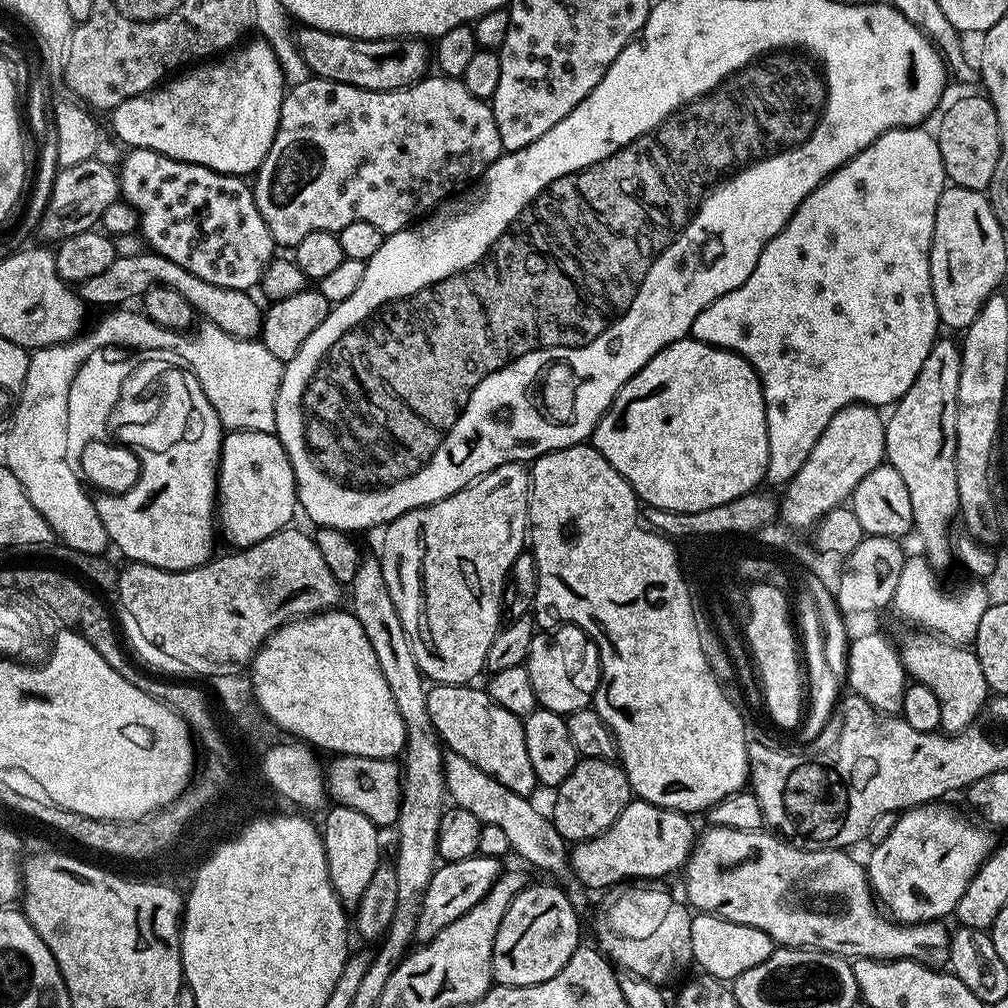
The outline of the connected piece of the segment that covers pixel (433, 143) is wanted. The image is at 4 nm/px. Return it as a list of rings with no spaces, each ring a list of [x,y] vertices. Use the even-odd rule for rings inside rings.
[[[435,74],[435,75],[436,75],[436,76],[432,76],[432,75],[429,75],[429,76],[428,76],[428,77],[427,77],[427,78],[421,78],[421,79],[419,79],[419,80],[417,80],[417,81],[416,81],[416,83],[414,83],[414,84],[409,84],[409,85],[408,85],[408,87],[406,87],[406,88],[395,88],[395,89],[394,89],[394,90],[386,90],[386,91],[385,91],[385,92],[379,92],[379,91],[378,91],[378,90],[366,90],[366,89],[365,89],[365,88],[359,88],[359,87],[358,87],[358,86],[350,86],[350,85],[349,85],[349,84],[343,84],[343,83],[342,83],[342,82],[334,82],[334,81],[333,81],[333,80],[322,80],[322,79],[319,79],[319,78],[311,78],[311,79],[309,79],[309,80],[306,80],[306,81],[304,81],[304,82],[302,82],[302,83],[301,83],[301,84],[300,84],[300,85],[294,85],[294,86],[291,86],[291,87],[289,87],[289,88],[288,88],[288,89],[287,89],[287,92],[286,92],[286,95],[285,95],[285,98],[284,98],[284,101],[283,101],[283,102],[282,102],[282,106],[281,106],[281,107],[280,107],[280,121],[279,121],[279,122],[278,122],[278,130],[277,130],[277,131],[276,131],[276,137],[275,137],[275,138],[274,138],[274,142],[273,142],[273,143],[272,143],[272,145],[271,145],[271,146],[270,146],[270,150],[269,150],[269,151],[268,151],[268,157],[267,157],[267,158],[265,158],[265,160],[264,160],[264,161],[263,161],[263,162],[262,162],[262,163],[261,163],[261,164],[260,164],[260,166],[259,166],[259,168],[257,168],[257,169],[256,169],[256,171],[255,171],[255,173],[254,173],[254,179],[256,179],[256,184],[255,184],[255,183],[254,183],[254,195],[255,195],[255,197],[256,197],[256,205],[257,205],[257,206],[258,206],[258,210],[259,210],[259,211],[260,211],[260,213],[261,213],[261,214],[262,214],[262,218],[263,218],[263,219],[264,219],[264,221],[265,221],[265,222],[266,222],[266,226],[267,226],[267,227],[268,227],[268,229],[269,229],[269,230],[270,230],[270,234],[271,234],[271,235],[272,235],[272,238],[273,238],[273,241],[275,241],[275,243],[276,243],[276,244],[277,244],[277,245],[280,245],[280,244],[289,244],[289,246],[295,246],[295,245],[298,245],[298,244],[300,244],[300,243],[301,243],[301,242],[302,242],[302,238],[306,238],[306,234],[314,234],[314,233],[315,233],[315,232],[334,232],[334,233],[337,233],[337,234],[339,234],[339,233],[340,233],[340,232],[341,232],[341,231],[342,231],[342,230],[343,230],[343,229],[344,229],[344,228],[345,228],[345,227],[346,227],[346,226],[350,226],[350,222],[354,222],[354,221],[355,221],[355,220],[361,220],[361,221],[362,221],[362,222],[370,222],[370,226],[378,226],[378,230],[382,230],[382,231],[383,231],[383,232],[384,232],[384,233],[386,233],[386,234],[391,234],[391,233],[394,233],[394,232],[400,232],[400,231],[402,231],[402,229],[403,229],[403,228],[406,228],[406,227],[409,227],[409,224],[410,224],[410,222],[412,222],[412,221],[415,221],[415,220],[416,220],[416,219],[417,219],[417,218],[420,218],[420,217],[423,217],[423,216],[424,216],[424,215],[425,215],[425,214],[428,214],[428,213],[431,213],[431,212],[432,212],[432,211],[433,211],[433,209],[435,209],[435,208],[436,208],[436,207],[437,207],[437,205],[439,205],[439,204],[440,204],[440,203],[441,203],[441,202],[444,202],[444,201],[447,201],[447,200],[448,200],[448,199],[449,199],[449,197],[451,197],[451,196],[452,196],[452,195],[453,195],[453,193],[455,193],[455,192],[456,192],[456,191],[457,191],[457,189],[456,189],[456,190],[455,190],[455,188],[456,188],[456,187],[458,187],[458,186],[459,186],[459,184],[464,184],[464,183],[465,183],[465,184],[464,184],[464,185],[467,185],[467,184],[468,184],[468,183],[469,183],[469,182],[472,182],[472,181],[468,181],[468,182],[467,182],[467,180],[472,180],[472,179],[474,179],[474,178],[475,178],[475,176],[476,176],[476,179],[477,179],[477,178],[480,178],[480,177],[483,177],[483,175],[484,175],[484,173],[485,173],[485,172],[487,172],[487,170],[488,170],[488,168],[489,168],[489,167],[490,167],[490,166],[491,166],[491,165],[492,165],[492,163],[494,163],[494,161],[495,161],[495,160],[497,160],[497,159],[498,159],[498,157],[500,157],[500,155],[502,155],[502,149],[501,149],[501,146],[500,146],[500,139],[499,139],[499,138],[498,138],[498,126],[497,126],[497,125],[496,125],[496,123],[495,123],[495,122],[494,122],[494,118],[493,118],[493,117],[492,117],[492,106],[491,106],[491,103],[489,103],[489,101],[487,101],[487,100],[483,100],[483,99],[482,99],[482,98],[478,98],[478,97],[477,97],[477,96],[475,96],[475,95],[474,95],[474,94],[470,94],[470,90],[466,90],[466,86],[465,86],[465,85],[464,85],[464,81],[463,81],[463,79],[460,79],[460,78],[453,78],[453,77],[451,77],[451,76],[445,76],[445,75],[443,75],[443,74]]]

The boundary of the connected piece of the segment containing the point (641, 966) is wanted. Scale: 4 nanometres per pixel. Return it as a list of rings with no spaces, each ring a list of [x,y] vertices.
[[[636,882],[631,887],[617,886],[611,889],[607,893],[608,901],[596,912],[596,932],[600,935],[599,943],[603,951],[617,969],[641,976],[651,984],[664,986],[667,980],[674,979],[687,964],[693,963],[690,946],[693,913],[660,887],[664,886],[652,882]]]

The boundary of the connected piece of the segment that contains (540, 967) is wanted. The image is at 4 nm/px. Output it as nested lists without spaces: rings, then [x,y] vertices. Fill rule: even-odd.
[[[529,883],[510,902],[502,922],[498,926],[498,934],[494,938],[492,951],[492,979],[497,985],[509,988],[534,986],[538,982],[546,982],[566,966],[570,954],[581,947],[580,920],[578,909],[572,905],[570,898],[564,893],[563,887],[552,884]]]

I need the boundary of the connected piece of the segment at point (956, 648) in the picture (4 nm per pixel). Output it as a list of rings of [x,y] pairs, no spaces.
[[[916,630],[913,633],[913,636],[905,638],[904,644],[899,645],[900,659],[904,661],[904,671],[915,683],[930,686],[930,690],[934,690],[934,694],[938,694],[938,704],[942,706],[940,728],[948,734],[960,732],[966,726],[970,726],[970,722],[974,722],[974,718],[983,710],[990,699],[986,674],[982,674],[982,662],[978,662],[976,653],[971,647],[954,644],[951,640],[929,634],[923,630]]]

